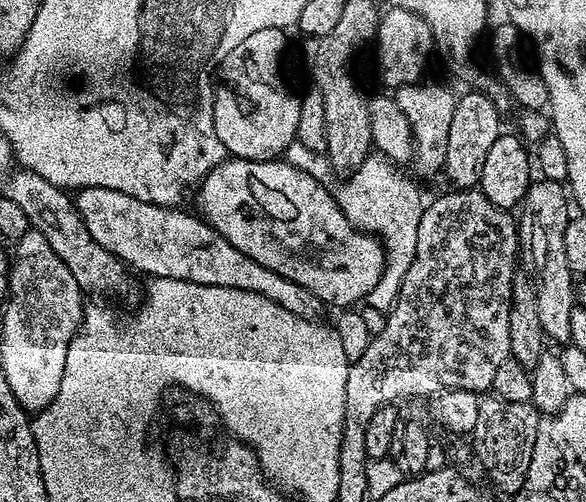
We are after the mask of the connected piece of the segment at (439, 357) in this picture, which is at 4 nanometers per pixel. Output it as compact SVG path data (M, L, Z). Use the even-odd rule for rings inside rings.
M448 190L445 196L429 203L422 214L422 222L418 222L418 250L414 254L414 262L410 262L410 270L406 270L406 278L402 278L402 290L398 290L398 298L387 313L386 330L382 334L371 337L365 352L364 368L372 368L372 376L384 376L384 405L399 401L399 396L435 397L442 392L466 390L484 394L491 389L494 374L502 362L510 359L510 306L512 305L512 284L518 275L518 220L509 209L494 206L490 198L486 198L479 190Z

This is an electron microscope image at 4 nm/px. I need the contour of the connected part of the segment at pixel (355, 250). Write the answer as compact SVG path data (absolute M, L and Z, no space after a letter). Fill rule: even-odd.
M226 158L209 172L195 193L199 215L230 246L242 250L254 262L290 278L298 286L310 290L325 305L337 304L337 309L344 310L355 300L363 301L378 278L382 278L384 269L384 245L377 237L354 227L341 210L337 197L324 189L325 185L315 180L308 172L290 166L283 159L274 160L237 160Z

